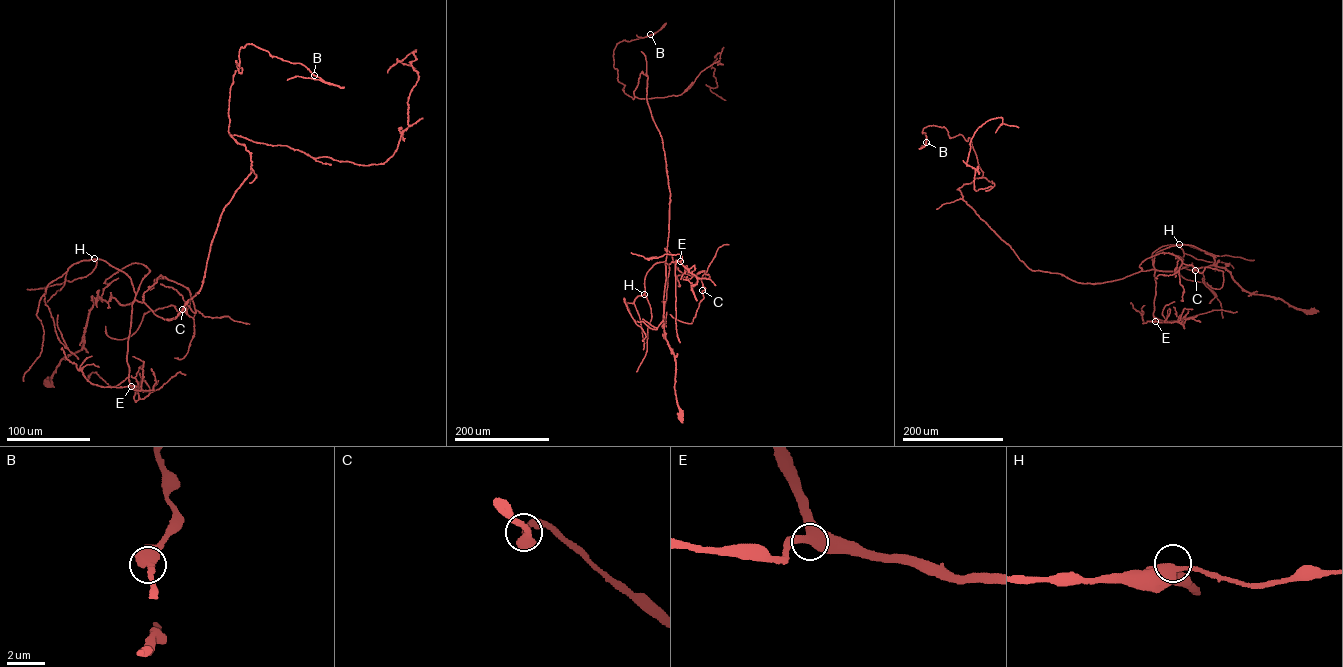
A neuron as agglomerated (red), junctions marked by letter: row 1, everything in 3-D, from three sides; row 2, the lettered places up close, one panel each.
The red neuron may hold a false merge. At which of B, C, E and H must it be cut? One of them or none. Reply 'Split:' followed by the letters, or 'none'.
Split: none

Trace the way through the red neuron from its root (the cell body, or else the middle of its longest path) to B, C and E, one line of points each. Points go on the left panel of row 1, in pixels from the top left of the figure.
B: (48, 383), (98, 298), (170, 319), (198, 292), (251, 171), (228, 131), (241, 47), (314, 75)
C: (48, 383), (61, 360), (83, 347), (98, 298), (143, 302), (160, 275), (188, 289), (190, 306), (182, 309)
E: (48, 383), (61, 360), (83, 347), (94, 303), (113, 297), (121, 304), (133, 302), (127, 355), (131, 386)

